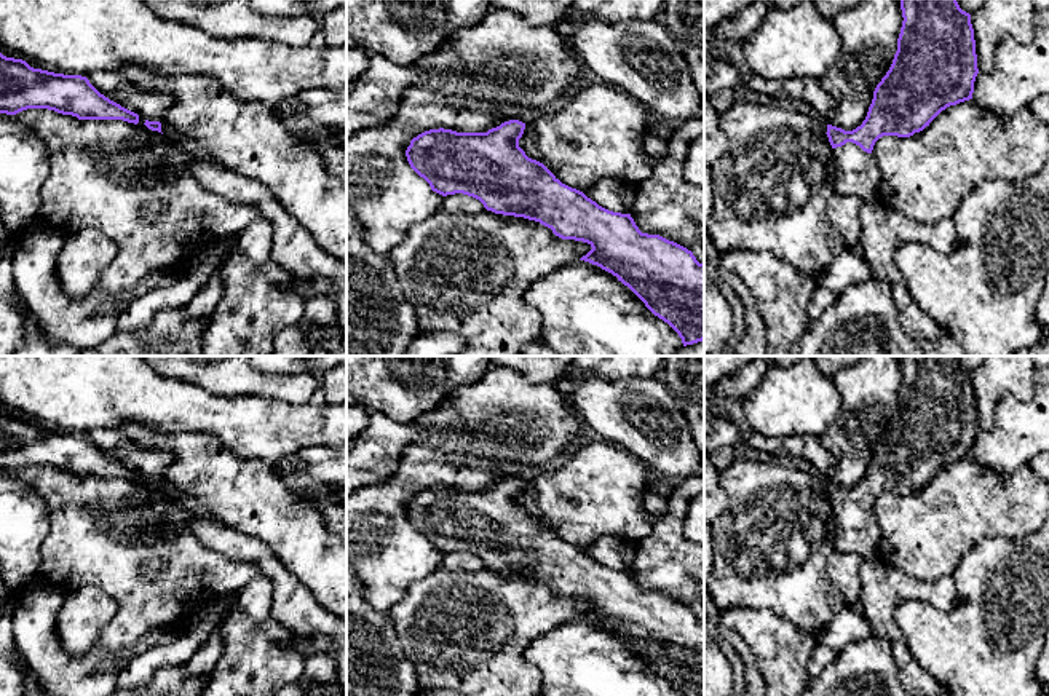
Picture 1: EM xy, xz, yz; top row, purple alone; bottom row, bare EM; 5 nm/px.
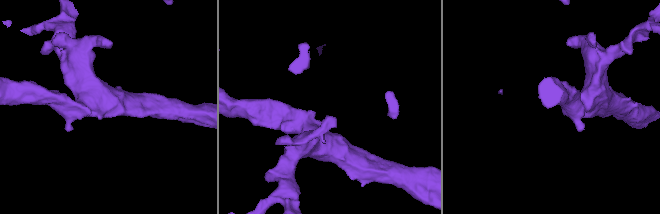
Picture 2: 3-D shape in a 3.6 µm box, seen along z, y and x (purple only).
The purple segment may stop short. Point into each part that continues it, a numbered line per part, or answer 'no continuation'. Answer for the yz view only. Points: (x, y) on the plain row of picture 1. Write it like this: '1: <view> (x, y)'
1: yz (858, 532)

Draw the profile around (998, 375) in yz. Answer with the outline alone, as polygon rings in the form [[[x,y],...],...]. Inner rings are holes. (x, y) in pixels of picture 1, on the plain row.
[[[987,356],[971,372],[979,429],[992,429],[995,409],[1004,396],[1014,396],[1022,402],[1033,397],[1035,369],[1033,356]]]

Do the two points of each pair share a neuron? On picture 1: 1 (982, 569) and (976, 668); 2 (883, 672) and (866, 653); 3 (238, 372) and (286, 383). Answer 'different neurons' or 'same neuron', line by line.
1: same neuron
2: same neuron
3: same neuron

